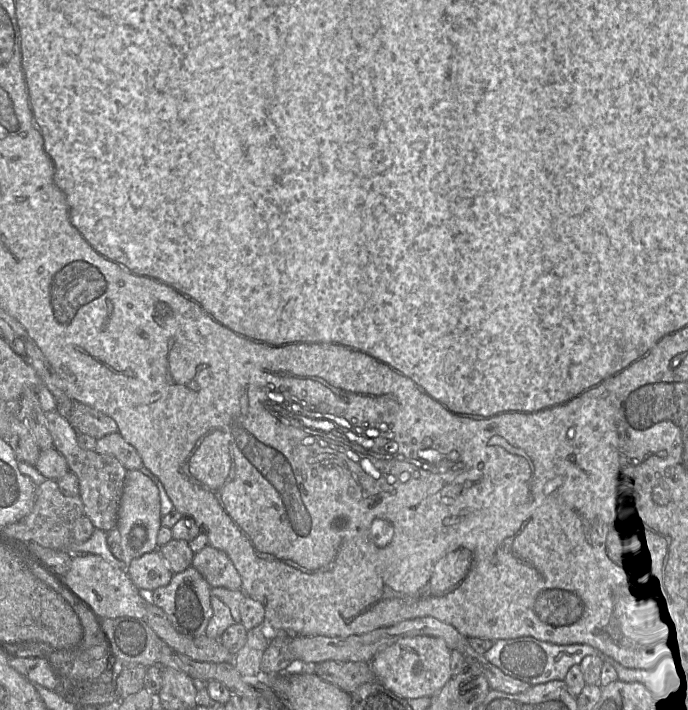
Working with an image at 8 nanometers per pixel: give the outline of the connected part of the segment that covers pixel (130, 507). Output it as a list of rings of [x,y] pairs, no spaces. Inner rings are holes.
[[[129,470],[124,480],[116,528],[121,534],[125,562],[158,549],[157,535],[161,527],[159,490],[150,477],[140,470]]]

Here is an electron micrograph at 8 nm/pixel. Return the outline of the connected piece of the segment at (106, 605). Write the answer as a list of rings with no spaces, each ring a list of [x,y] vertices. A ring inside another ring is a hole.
[[[77,554],[72,555],[70,569],[61,577],[58,577],[76,596],[84,601],[87,606],[96,614],[99,619],[133,617],[144,619],[146,616],[147,596],[138,589],[130,579],[128,572],[123,569],[113,567],[108,561],[95,554]]]

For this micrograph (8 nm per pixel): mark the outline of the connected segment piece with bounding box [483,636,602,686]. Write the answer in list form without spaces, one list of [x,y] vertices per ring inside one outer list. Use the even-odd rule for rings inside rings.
[[[524,636],[514,639],[496,640],[483,656],[504,674],[531,686],[552,680],[564,680],[568,670],[578,665],[588,655],[602,655],[597,649],[586,644],[558,645]]]

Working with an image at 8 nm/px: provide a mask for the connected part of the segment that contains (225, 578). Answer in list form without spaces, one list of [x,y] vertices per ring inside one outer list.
[[[210,544],[194,554],[192,566],[211,587],[241,590],[241,577],[230,558]]]

